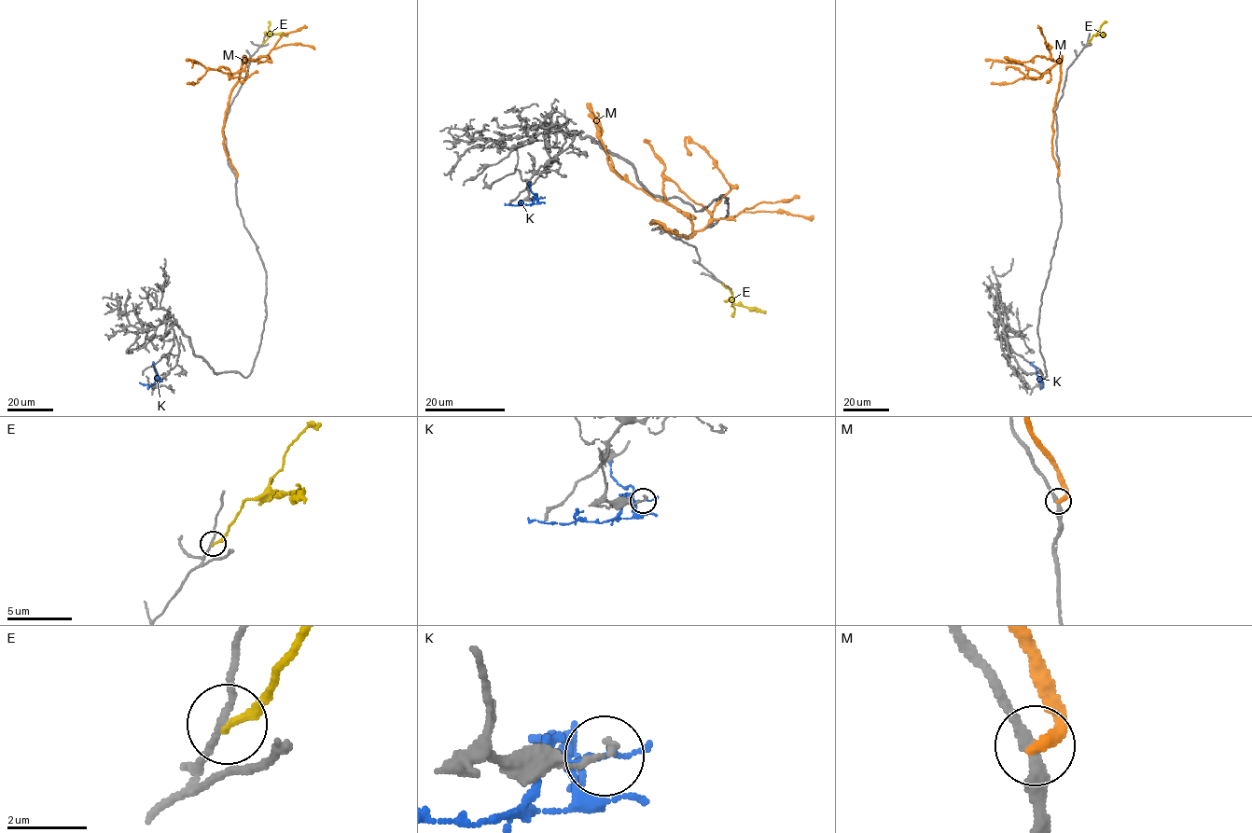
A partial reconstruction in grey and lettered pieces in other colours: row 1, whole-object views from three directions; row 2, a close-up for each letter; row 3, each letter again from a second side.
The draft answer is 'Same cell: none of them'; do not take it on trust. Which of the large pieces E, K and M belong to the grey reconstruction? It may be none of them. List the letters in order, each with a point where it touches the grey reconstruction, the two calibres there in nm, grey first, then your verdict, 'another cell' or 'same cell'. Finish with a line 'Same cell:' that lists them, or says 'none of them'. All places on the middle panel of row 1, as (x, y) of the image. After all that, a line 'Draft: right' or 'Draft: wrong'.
E: contact (722, 284); calibres 160 and 220 nm; another cell
K: contact (540, 198); calibres 120 and 80 nm; another cell
M: contact (674, 230); calibres 240 and 360 nm; another cell
Same cell: none of them
Draft: right

